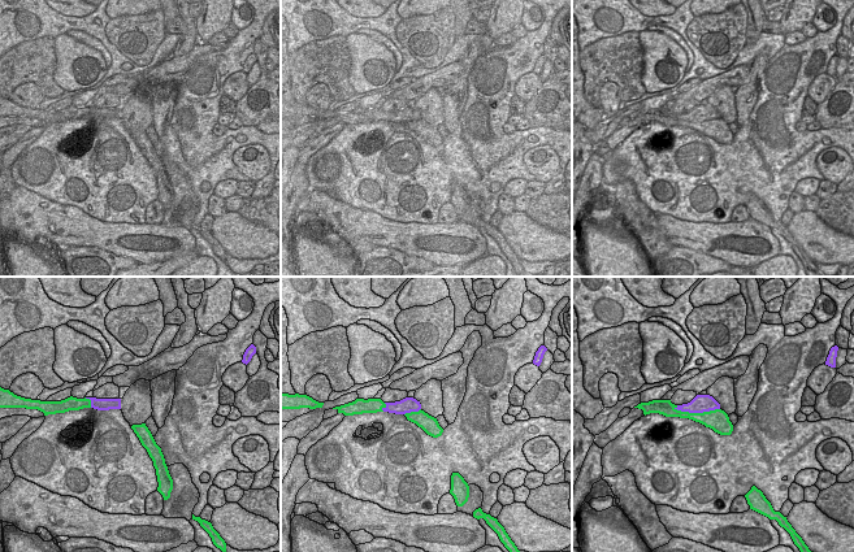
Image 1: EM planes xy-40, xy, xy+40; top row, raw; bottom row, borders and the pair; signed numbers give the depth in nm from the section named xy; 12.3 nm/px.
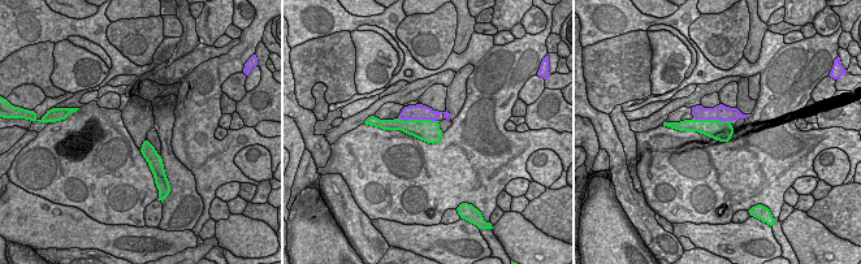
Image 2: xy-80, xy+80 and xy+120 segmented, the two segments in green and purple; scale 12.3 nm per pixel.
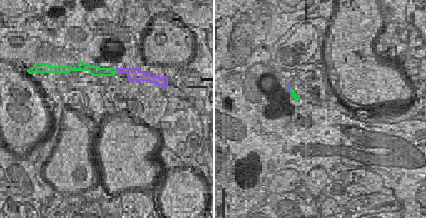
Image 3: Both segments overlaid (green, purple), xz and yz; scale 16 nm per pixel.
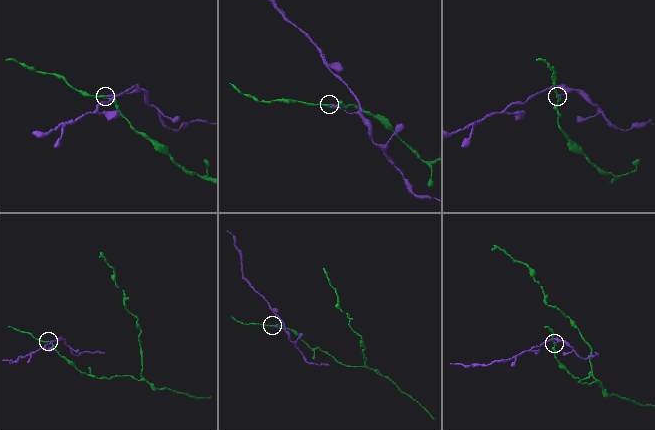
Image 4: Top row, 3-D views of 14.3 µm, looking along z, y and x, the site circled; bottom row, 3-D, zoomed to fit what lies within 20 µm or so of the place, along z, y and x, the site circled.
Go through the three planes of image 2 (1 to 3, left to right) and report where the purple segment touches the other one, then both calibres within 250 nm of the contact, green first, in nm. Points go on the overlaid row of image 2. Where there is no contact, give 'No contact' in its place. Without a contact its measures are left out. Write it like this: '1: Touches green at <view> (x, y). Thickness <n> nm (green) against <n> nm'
1: No contact
2: Touches green at xy+80 (418, 120). Thickness 280 nm (green) against 190 nm
3: Touches green at xy+120 (712, 120). Thickness 260 nm (green) against 200 nm.

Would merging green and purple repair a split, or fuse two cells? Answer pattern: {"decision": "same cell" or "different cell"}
{"decision": "different cell"}

